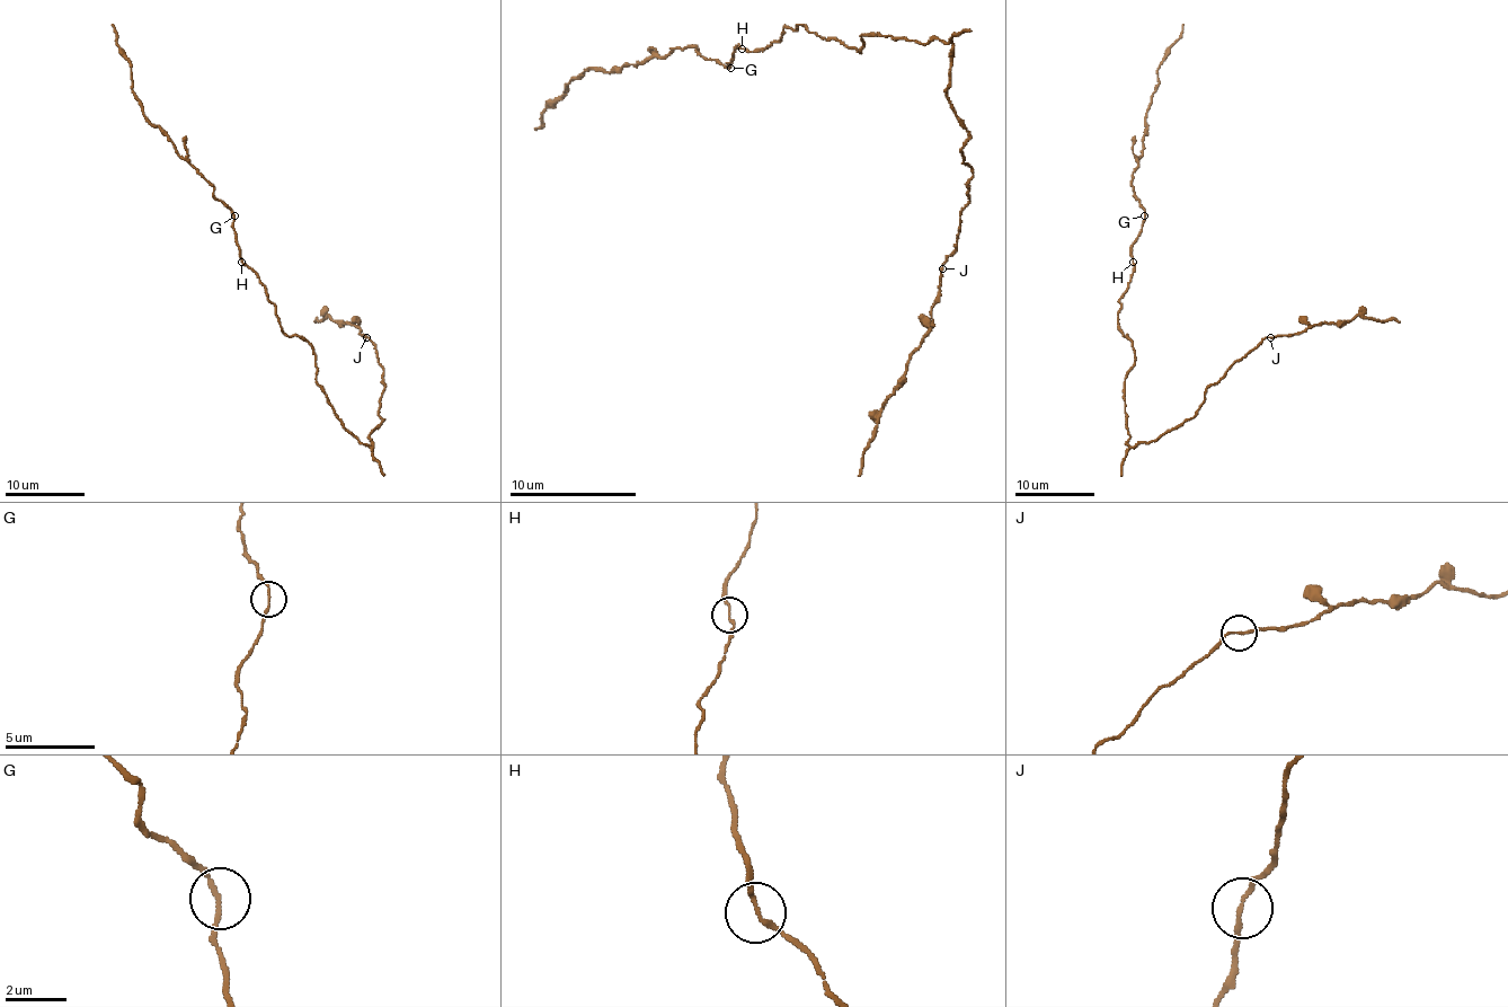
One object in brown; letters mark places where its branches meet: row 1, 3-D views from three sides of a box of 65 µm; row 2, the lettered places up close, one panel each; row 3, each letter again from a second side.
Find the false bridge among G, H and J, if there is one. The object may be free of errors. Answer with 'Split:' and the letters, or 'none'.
Split: none

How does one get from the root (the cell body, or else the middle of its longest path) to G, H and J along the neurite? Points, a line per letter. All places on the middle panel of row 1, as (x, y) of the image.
G: (862, 44), (859, 51), (798, 25), (786, 28), (772, 44), (754, 51), (737, 47), (728, 63), (732, 67)
H: (862, 44), (859, 51), (798, 25), (786, 28), (779, 41), (756, 51), (741, 47)
J: (862, 44), (862, 35), (887, 35), (951, 47), (948, 98), (967, 130), (960, 152), (974, 178), (941, 267)

